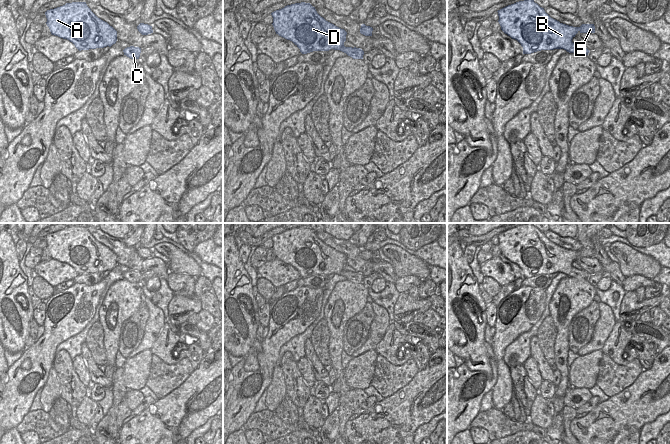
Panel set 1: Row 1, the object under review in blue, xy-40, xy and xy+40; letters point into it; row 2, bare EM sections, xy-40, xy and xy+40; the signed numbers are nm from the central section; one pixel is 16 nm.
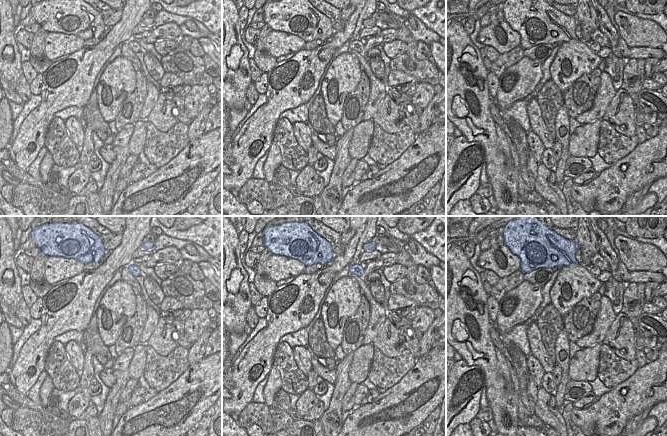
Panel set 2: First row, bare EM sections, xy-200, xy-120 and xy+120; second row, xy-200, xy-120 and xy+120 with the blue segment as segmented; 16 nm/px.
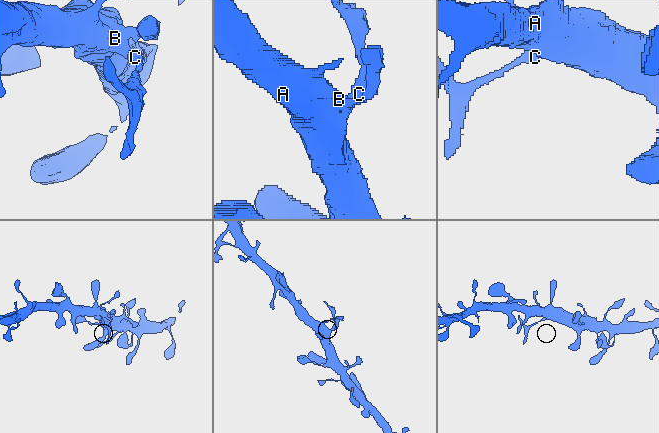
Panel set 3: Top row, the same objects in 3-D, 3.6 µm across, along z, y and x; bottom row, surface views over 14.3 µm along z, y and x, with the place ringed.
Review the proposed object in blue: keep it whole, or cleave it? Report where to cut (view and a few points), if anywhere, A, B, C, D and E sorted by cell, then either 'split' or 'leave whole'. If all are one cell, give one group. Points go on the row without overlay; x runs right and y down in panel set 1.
xy+40 (579, 270), (577, 273), (568, 275) | A B D E / C | split

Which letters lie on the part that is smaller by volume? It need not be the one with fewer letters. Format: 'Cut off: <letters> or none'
Cut off: C

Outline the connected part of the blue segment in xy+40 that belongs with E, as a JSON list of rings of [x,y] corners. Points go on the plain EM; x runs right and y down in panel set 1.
[[[534,224],[519,225],[497,235],[501,254],[517,264],[523,271],[523,278],[531,278],[541,274],[564,273],[567,276],[579,274],[579,269],[572,266],[575,259],[580,257],[595,257],[594,248],[582,248],[573,251],[551,242]]]

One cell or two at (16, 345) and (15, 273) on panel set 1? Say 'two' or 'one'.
one

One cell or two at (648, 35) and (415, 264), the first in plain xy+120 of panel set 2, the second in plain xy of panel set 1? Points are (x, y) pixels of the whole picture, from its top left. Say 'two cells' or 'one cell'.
one cell

